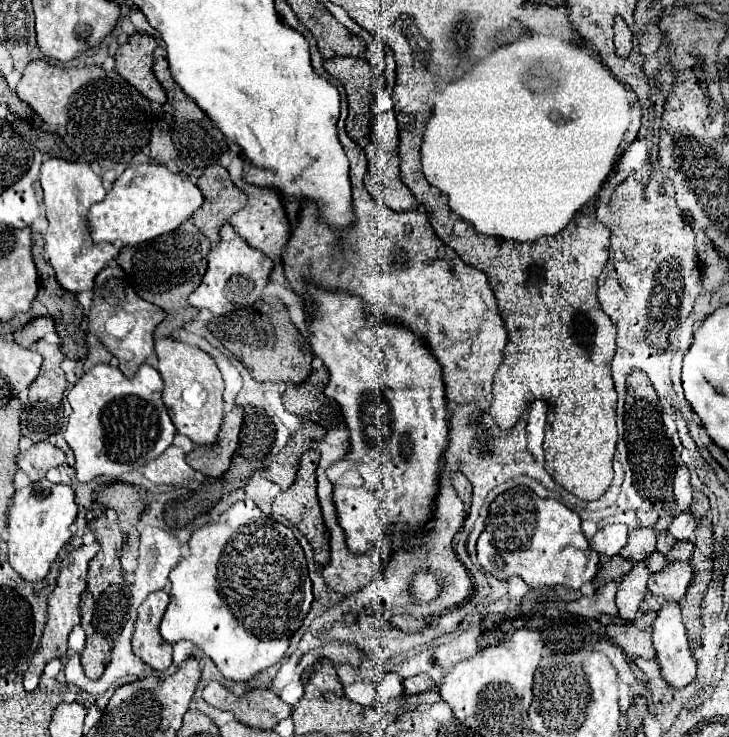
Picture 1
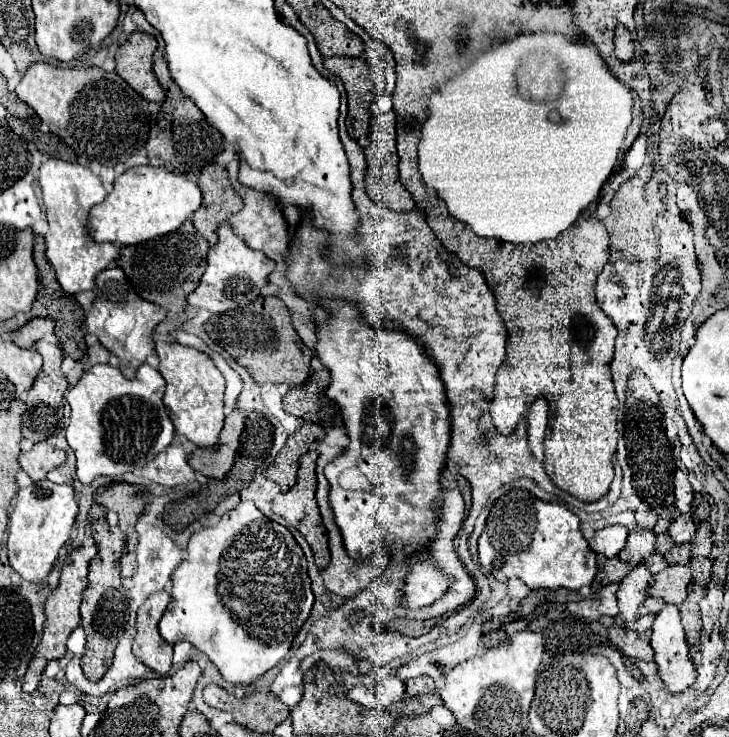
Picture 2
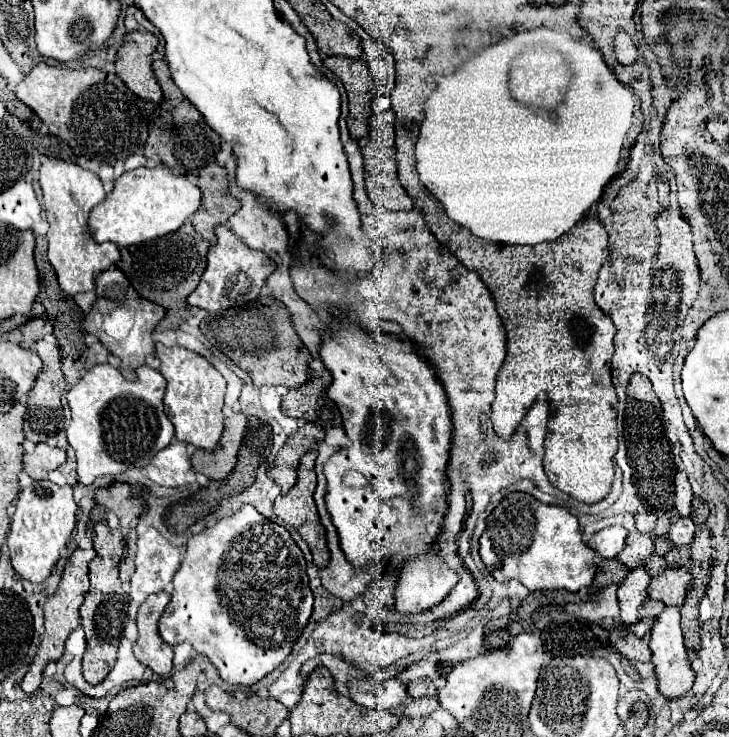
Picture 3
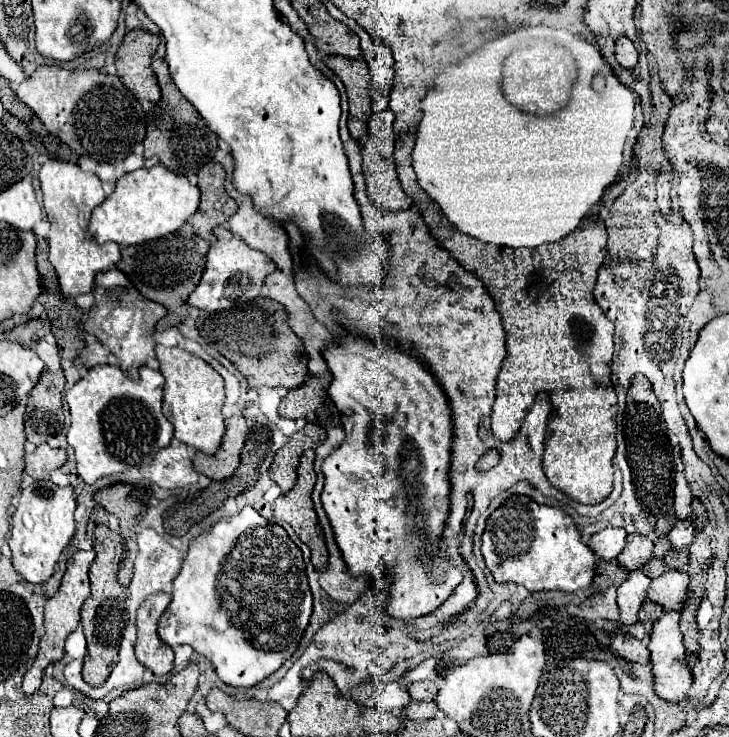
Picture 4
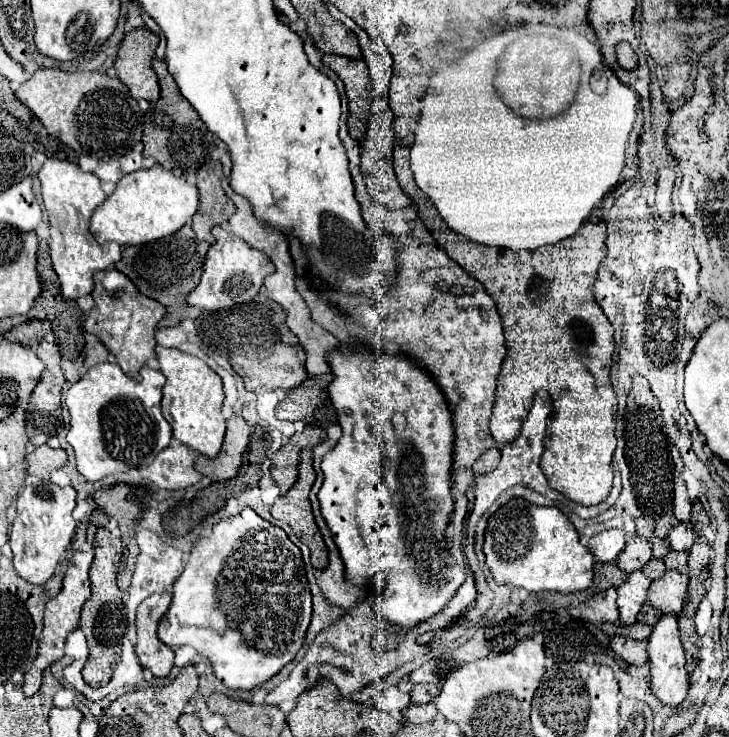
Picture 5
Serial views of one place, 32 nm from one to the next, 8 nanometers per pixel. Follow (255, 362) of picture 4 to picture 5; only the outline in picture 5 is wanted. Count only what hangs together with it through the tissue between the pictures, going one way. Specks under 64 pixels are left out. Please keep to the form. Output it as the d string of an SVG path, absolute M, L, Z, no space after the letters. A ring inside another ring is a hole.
M256 296L252 302L240 306L216 312L202 312L194 324L204 346L228 358L234 372L242 376L246 390L292 390L308 378L304 368L306 354L300 348L298 338L286 326L286 314L282 306L272 302L270 298Z

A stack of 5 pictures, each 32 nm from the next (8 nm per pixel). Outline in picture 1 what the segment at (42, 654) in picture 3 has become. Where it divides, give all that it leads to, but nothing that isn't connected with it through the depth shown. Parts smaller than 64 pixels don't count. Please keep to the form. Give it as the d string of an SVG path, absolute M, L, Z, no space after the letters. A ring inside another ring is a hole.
M94 542L92 546L80 546L76 550L72 550L60 566L60 576L58 576L58 584L54 588L54 592L48 596L48 620L44 626L44 634L40 640L40 646L24 674L24 690L32 692L38 686L40 674L46 666L46 662L50 662L52 658L62 658L66 654L66 642L68 642L68 634L72 632L72 628L76 624L80 624L80 596L86 588L86 572L88 572L88 562L96 556L96 552L100 550L98 542Z

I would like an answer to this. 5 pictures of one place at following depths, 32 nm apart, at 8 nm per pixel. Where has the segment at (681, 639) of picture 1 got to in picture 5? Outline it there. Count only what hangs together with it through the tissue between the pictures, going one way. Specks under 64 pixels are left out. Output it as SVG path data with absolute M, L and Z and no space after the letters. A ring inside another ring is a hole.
M664 614L660 622L654 626L648 638L648 664L650 664L650 690L652 694L666 706L676 708L688 694L688 672L684 668L684 648L678 636L678 618L672 614Z

